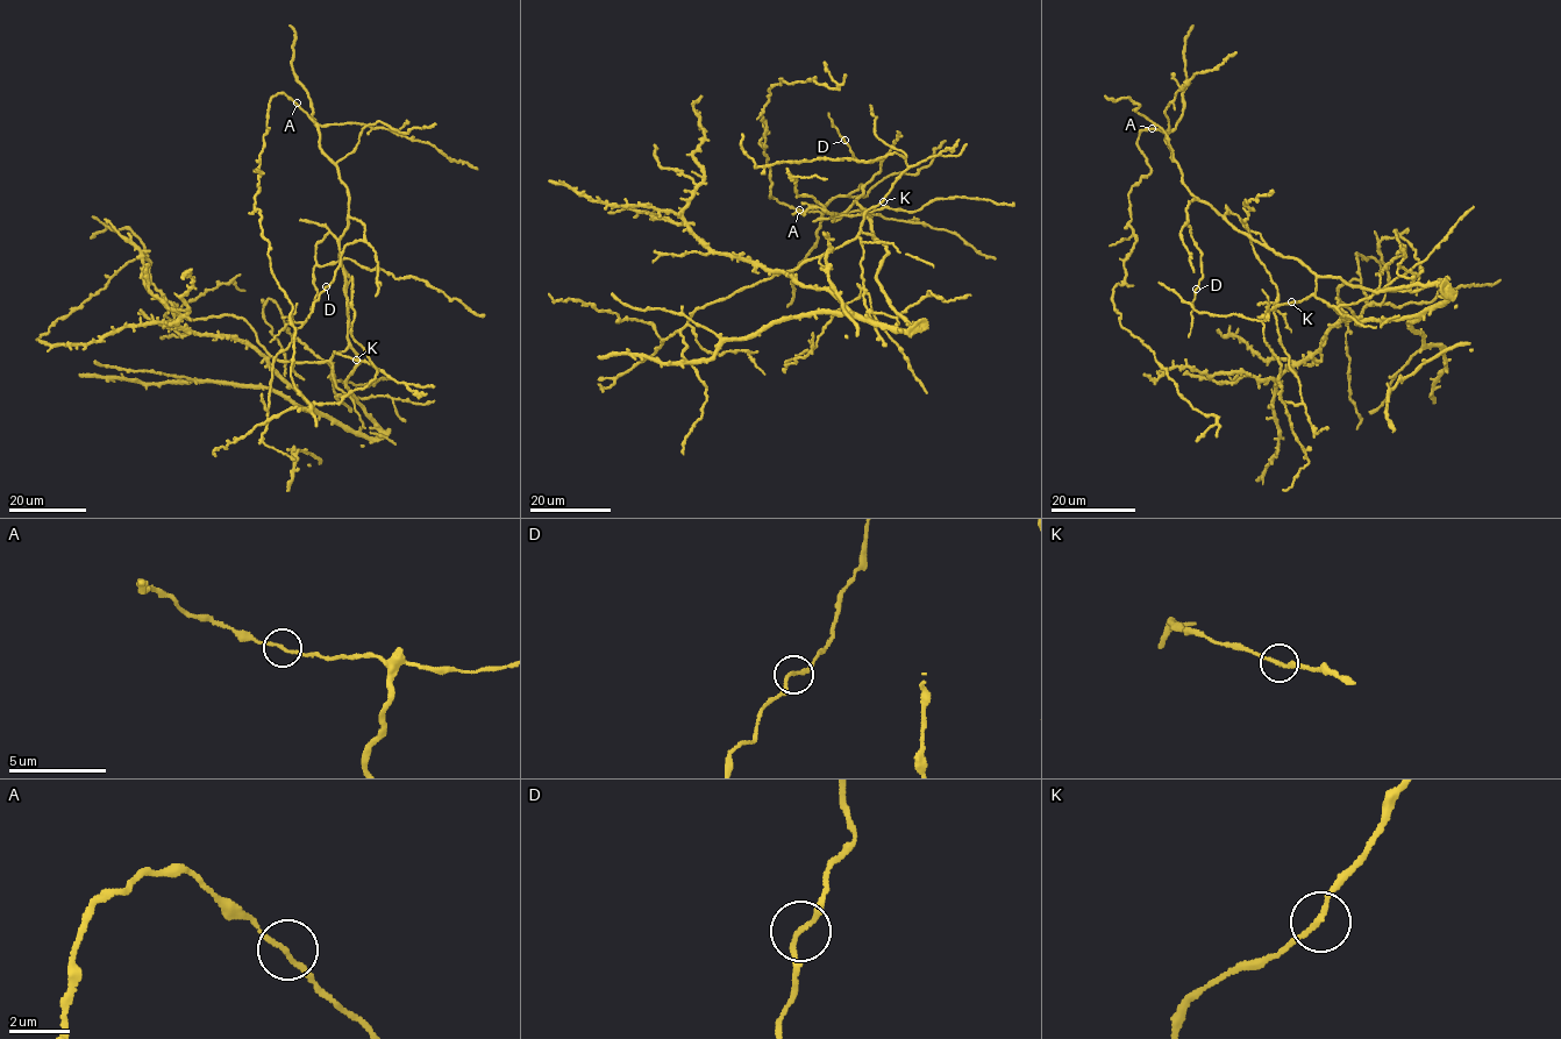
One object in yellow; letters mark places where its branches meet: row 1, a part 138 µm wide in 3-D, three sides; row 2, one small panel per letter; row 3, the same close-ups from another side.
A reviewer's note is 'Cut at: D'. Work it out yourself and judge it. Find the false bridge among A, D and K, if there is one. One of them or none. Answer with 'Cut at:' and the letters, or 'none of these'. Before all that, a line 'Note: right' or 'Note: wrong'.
Note: wrong
Cut at: none of these

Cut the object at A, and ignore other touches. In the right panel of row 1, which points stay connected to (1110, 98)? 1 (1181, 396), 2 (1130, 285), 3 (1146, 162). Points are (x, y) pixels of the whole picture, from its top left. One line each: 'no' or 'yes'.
1: no
2: no
3: no

